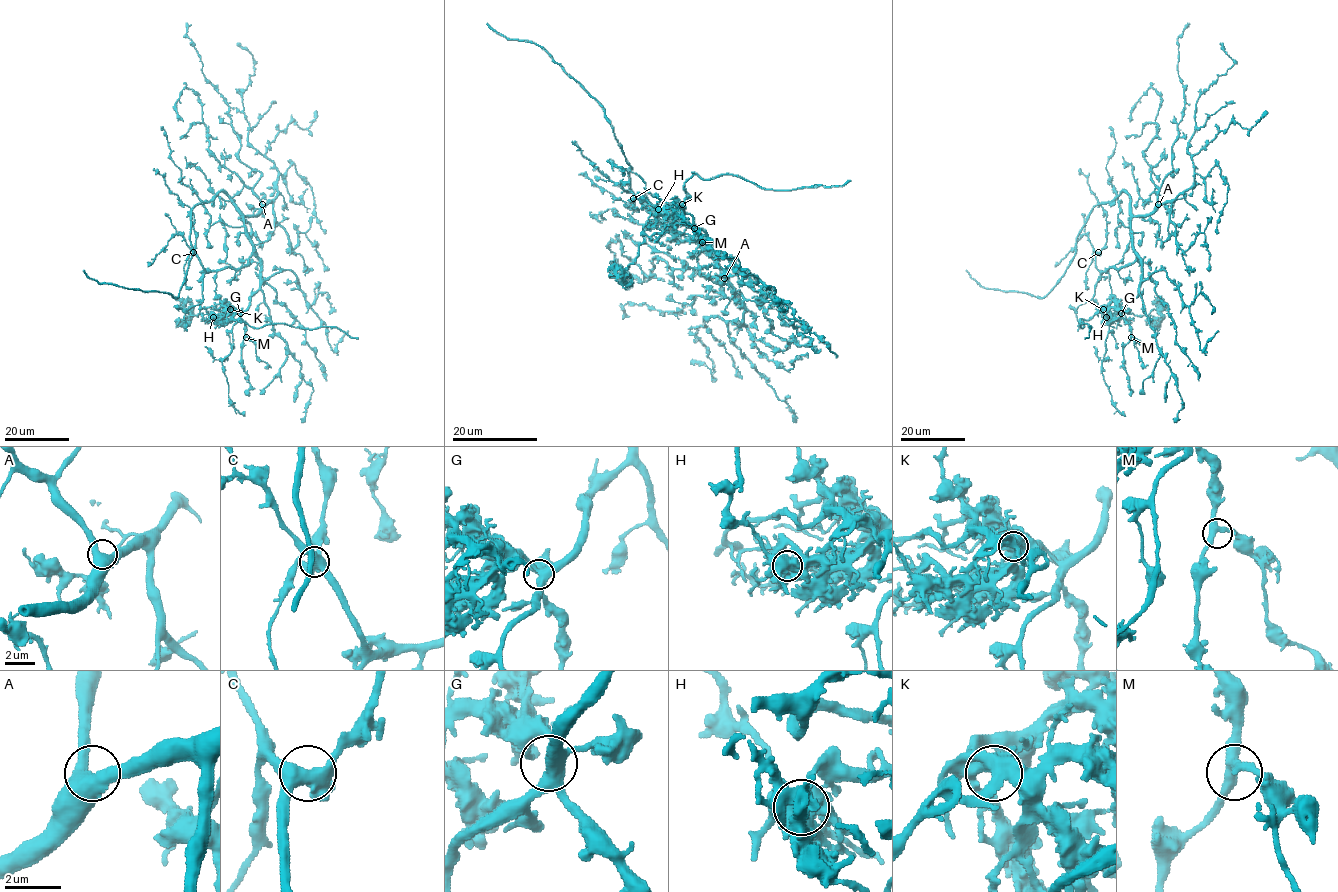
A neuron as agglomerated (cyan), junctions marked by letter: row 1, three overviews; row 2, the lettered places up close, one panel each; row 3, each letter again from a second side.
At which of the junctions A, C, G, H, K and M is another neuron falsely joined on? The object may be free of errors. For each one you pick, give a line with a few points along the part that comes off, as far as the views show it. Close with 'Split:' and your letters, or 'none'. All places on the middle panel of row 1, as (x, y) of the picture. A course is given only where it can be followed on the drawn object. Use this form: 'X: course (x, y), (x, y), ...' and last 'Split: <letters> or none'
H: course (658, 209), (682, 209), (684, 185), (694, 175), (703, 179), (740, 176), (772, 190), (840, 186), (850, 180)
Split: H

